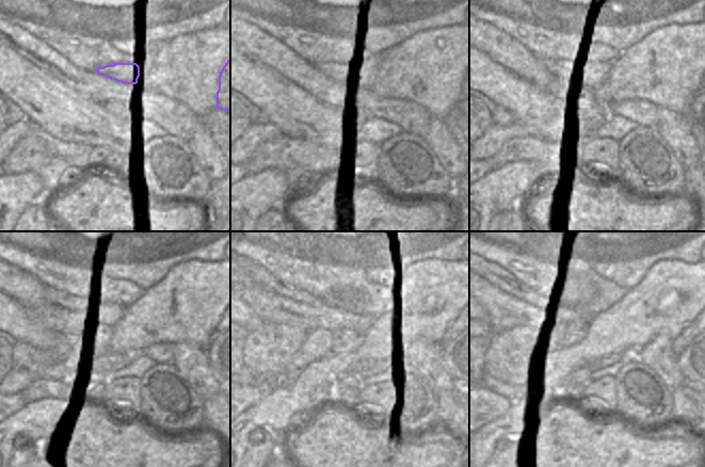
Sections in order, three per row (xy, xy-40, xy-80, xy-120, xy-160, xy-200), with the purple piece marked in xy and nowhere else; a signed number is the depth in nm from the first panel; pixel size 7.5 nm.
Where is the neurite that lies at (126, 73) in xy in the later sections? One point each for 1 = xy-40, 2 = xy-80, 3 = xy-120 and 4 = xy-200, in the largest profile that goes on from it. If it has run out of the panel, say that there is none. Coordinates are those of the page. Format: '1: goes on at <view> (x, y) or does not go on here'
1: goes on at xy-40 (359, 73)
2: goes on at xy-80 (594, 78)
3: goes on at xy-120 (115, 315)
4: goes on at xy-200 (502, 311)

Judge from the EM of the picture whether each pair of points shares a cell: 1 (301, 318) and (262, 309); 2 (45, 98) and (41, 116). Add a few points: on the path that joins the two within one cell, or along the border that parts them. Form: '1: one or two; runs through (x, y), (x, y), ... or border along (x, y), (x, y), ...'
1: one; runs through (291, 313), (272, 309)
2: one; runs through (45, 102), (45, 112)

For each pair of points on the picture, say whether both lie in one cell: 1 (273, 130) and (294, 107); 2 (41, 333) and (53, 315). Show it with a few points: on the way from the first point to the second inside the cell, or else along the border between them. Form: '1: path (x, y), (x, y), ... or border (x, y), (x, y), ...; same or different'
1: border (267, 121), (272, 123), (282, 133); different
2: border (27, 309), (32, 318), (60, 336); different

